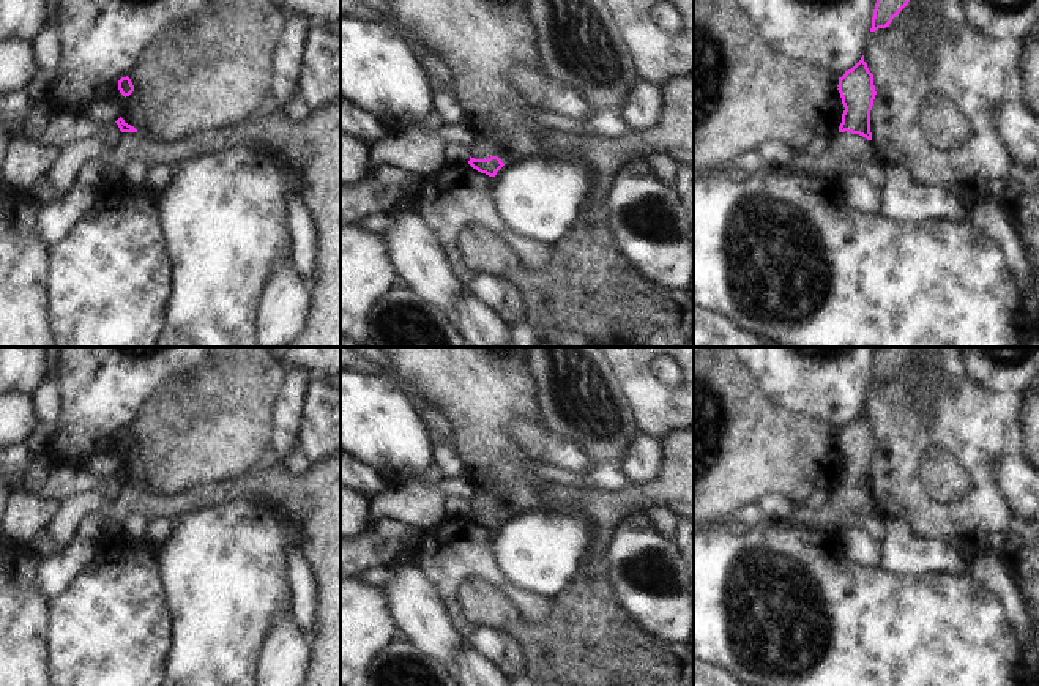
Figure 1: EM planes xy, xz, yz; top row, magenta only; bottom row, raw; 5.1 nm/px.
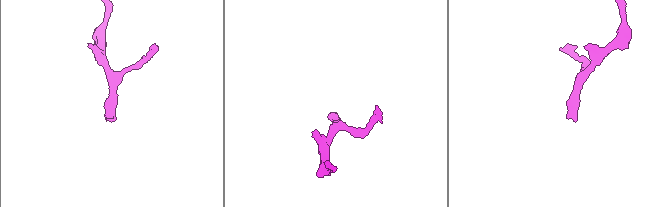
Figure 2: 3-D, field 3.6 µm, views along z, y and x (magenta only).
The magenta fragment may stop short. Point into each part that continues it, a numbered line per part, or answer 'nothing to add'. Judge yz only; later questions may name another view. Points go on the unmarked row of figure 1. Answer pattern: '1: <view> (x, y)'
1: yz (844, 500)

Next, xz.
1: xz (483, 500)

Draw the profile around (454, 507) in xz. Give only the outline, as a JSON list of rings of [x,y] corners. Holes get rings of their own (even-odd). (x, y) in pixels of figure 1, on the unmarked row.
[[[446,497],[445,498],[445,517],[468,517],[470,514],[470,500],[462,497]]]

